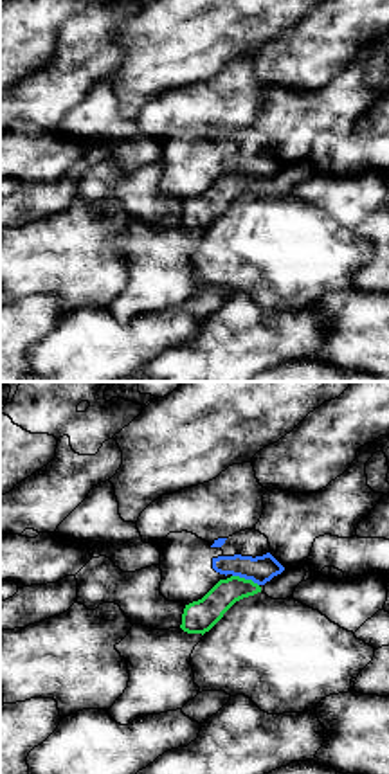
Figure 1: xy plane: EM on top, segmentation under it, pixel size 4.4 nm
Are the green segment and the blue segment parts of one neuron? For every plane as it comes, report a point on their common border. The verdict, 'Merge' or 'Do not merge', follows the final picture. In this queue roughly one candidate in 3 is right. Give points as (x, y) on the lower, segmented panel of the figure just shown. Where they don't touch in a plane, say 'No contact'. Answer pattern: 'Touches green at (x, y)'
Touches green at (244, 578)

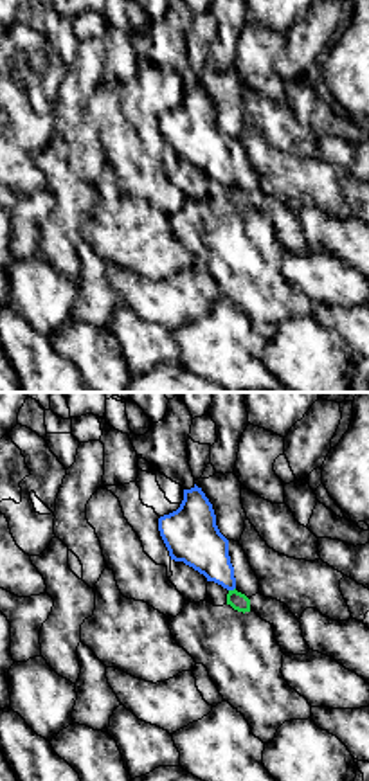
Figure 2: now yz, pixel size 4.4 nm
Touches green at (231, 591)

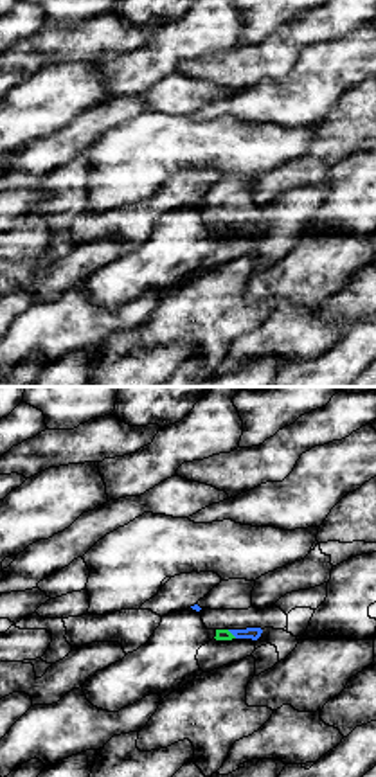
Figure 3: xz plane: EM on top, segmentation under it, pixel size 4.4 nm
Touches green at (231, 634)

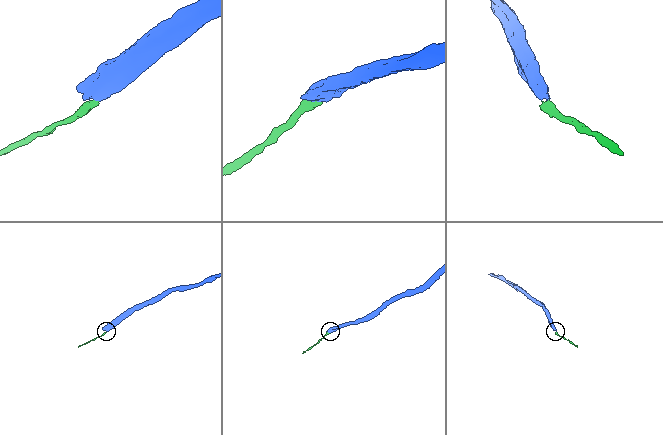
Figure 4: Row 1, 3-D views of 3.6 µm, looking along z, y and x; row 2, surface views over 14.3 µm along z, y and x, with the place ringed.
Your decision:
Do not merge

